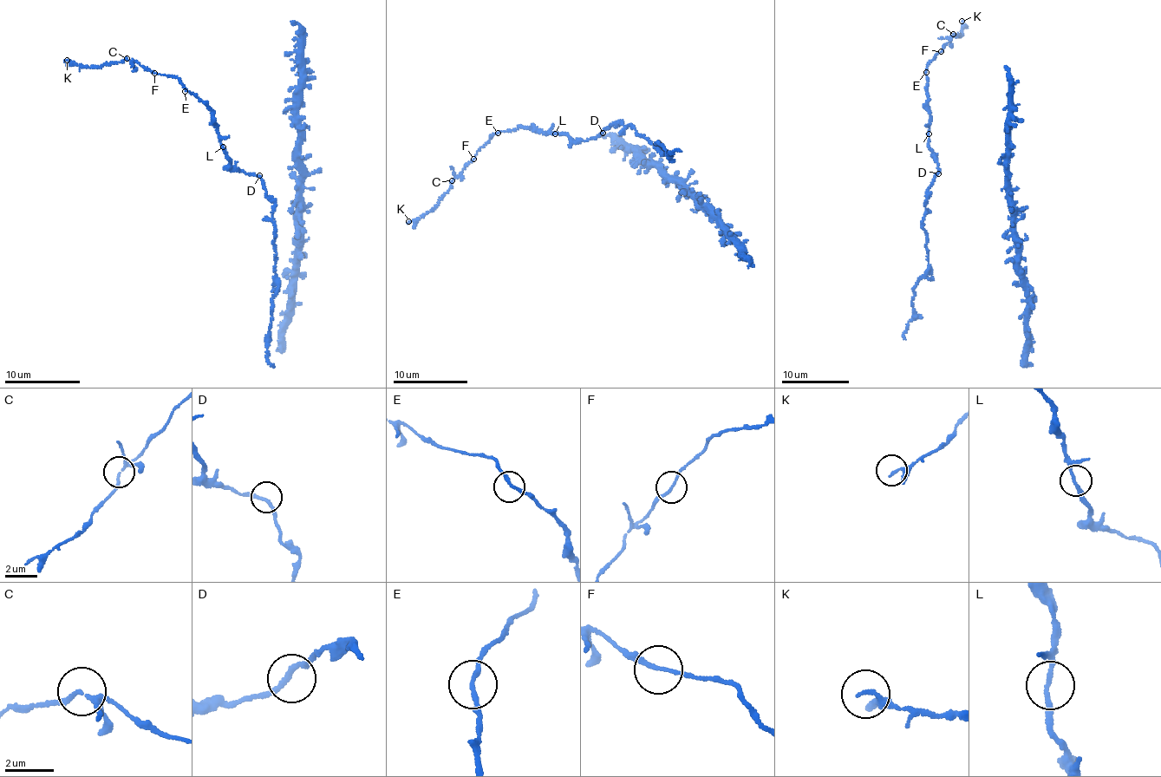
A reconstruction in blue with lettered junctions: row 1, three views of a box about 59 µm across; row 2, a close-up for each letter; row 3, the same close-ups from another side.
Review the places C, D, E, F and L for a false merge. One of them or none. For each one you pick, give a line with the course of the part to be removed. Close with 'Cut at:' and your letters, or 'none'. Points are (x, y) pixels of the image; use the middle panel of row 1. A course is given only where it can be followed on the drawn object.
Cut at: none

